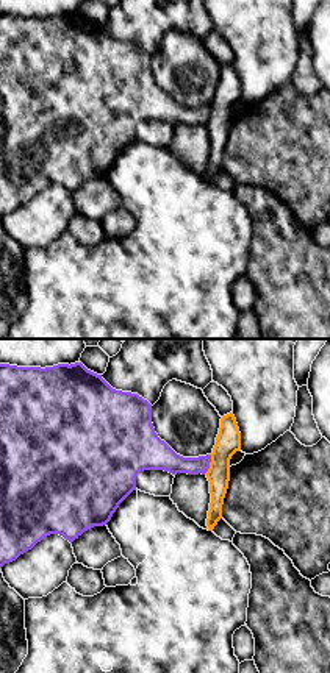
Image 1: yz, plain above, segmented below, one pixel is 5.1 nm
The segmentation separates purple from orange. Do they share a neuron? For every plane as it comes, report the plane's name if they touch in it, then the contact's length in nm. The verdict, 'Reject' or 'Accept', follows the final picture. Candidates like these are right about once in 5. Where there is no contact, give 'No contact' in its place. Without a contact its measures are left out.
Touches purple in yz. Shared border 110 nm

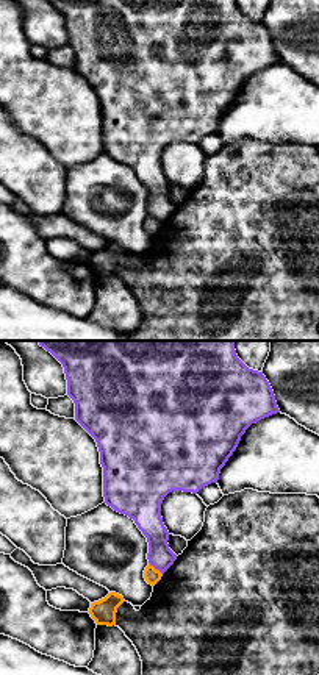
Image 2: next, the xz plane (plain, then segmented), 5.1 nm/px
Touches purple in xz. Shared border 90 nm

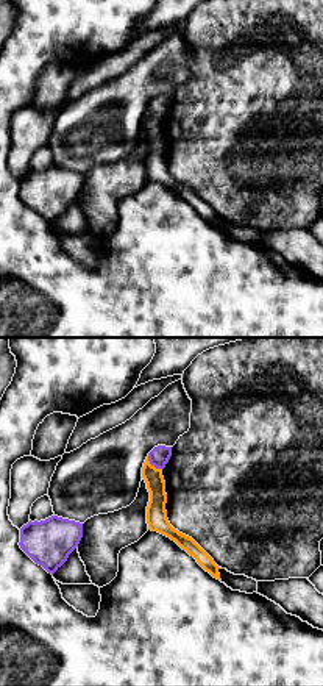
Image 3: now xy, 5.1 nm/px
Touches purple in xy. Shared border 100 nm

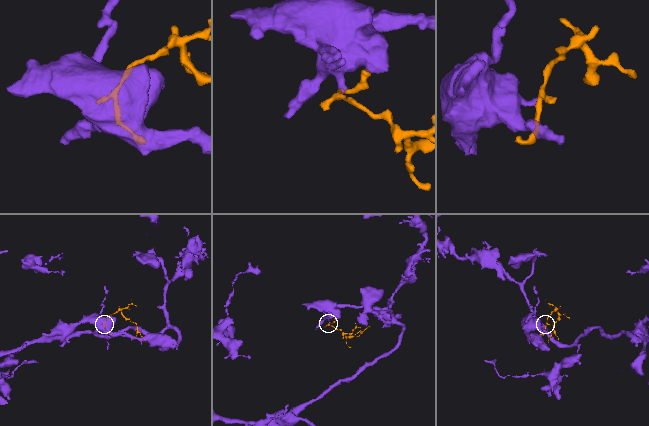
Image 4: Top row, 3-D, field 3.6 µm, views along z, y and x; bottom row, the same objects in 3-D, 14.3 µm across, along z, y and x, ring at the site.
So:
Reject

